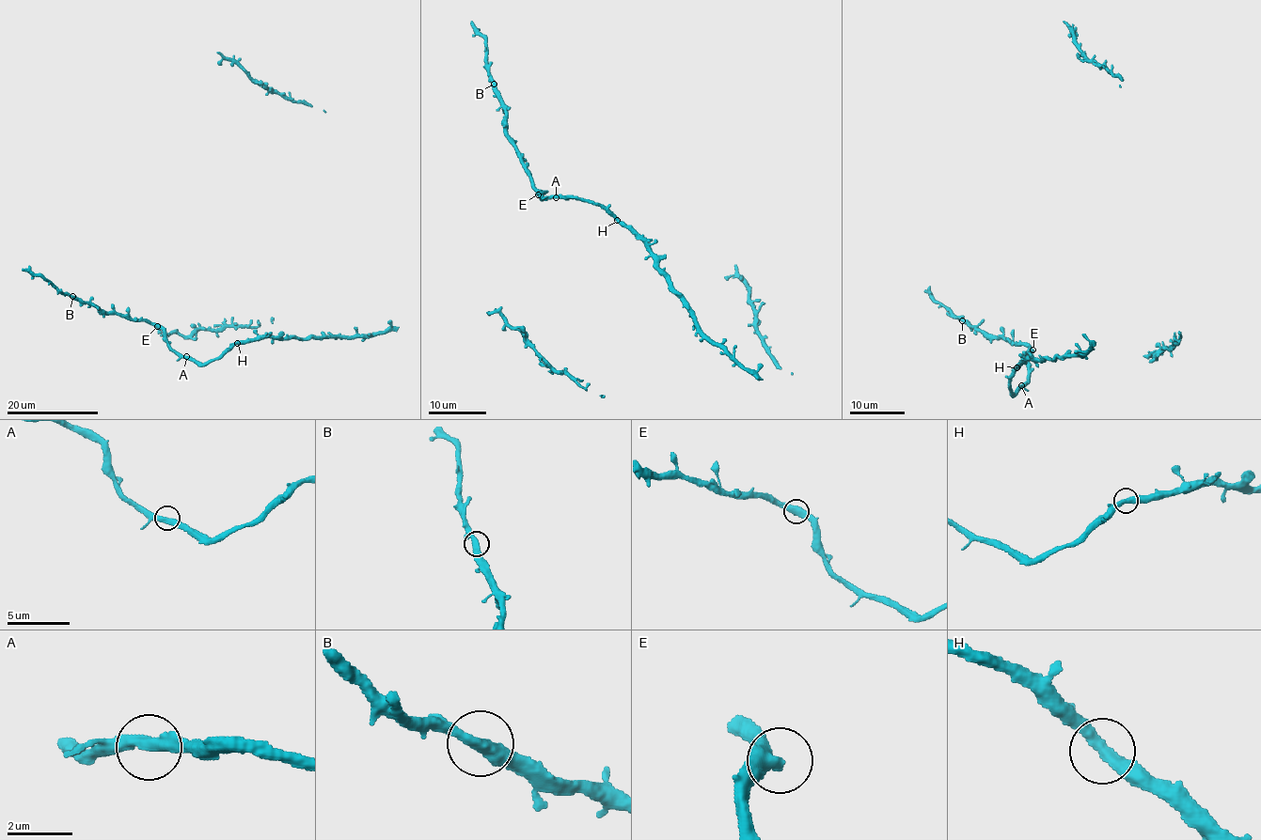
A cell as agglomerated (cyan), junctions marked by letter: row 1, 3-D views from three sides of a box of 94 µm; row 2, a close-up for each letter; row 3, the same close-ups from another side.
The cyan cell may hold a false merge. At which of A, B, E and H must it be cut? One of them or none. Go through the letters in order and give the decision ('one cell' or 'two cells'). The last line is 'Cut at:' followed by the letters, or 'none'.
A: one cell
B: one cell
E: one cell
H: one cell
Cut at: none

